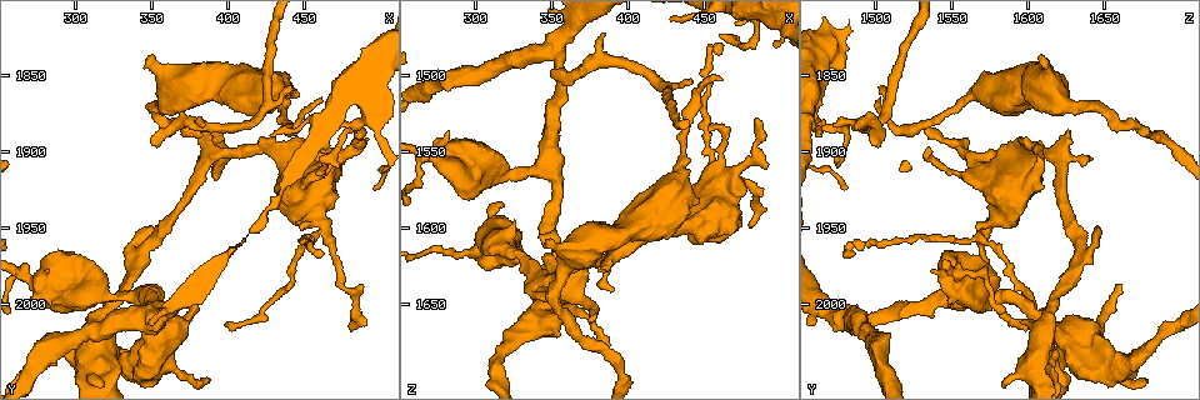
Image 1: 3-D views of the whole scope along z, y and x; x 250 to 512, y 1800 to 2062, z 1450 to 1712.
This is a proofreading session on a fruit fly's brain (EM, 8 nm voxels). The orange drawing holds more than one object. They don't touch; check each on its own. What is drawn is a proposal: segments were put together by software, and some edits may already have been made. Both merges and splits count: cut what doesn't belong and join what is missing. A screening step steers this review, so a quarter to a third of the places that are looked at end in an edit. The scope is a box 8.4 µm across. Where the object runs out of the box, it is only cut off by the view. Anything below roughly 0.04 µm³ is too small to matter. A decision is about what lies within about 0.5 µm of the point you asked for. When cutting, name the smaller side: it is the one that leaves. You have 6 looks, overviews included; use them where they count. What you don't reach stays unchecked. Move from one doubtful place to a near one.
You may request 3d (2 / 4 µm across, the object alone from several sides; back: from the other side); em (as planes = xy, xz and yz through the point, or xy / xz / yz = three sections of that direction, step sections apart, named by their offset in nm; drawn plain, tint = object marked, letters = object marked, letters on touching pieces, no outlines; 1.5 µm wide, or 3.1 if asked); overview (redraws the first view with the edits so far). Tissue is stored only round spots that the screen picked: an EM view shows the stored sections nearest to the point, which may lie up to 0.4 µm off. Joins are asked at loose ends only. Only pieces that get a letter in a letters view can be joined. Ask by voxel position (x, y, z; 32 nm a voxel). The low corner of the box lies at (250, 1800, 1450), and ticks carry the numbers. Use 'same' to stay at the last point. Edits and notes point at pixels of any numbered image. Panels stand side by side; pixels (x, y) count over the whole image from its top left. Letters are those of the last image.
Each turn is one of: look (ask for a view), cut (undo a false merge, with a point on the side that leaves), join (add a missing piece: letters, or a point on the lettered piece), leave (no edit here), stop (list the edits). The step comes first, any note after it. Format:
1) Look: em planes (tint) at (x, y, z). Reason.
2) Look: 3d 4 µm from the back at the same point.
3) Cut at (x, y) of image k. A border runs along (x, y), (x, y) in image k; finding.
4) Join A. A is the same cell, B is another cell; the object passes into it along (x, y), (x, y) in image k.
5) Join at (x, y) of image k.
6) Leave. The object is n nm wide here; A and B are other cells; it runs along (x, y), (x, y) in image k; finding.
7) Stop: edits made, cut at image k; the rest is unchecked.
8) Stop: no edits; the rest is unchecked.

Look: em xz step 4 (tint) at (352, 1836, 1608). Free end.

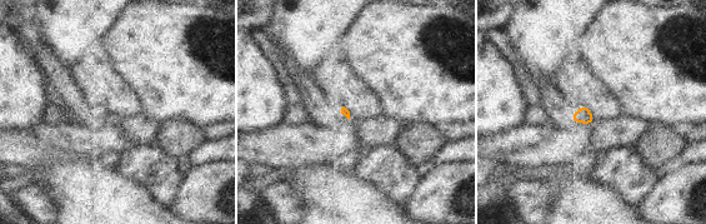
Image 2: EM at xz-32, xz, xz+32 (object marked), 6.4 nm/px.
Look: em planes (tint) at the same point.

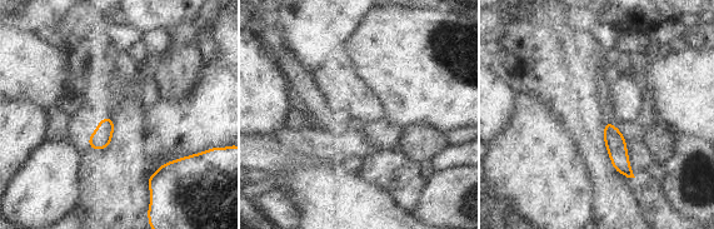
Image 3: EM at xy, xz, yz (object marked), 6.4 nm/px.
Look: em planes (letters) at the same point. What lies round it.

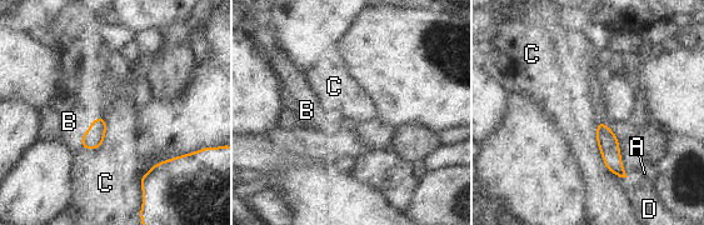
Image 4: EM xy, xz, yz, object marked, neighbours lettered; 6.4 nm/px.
Join B. The longest contact is with C, 420 nm; B is the same cell, A, C and D are other cells; the neuron continues.

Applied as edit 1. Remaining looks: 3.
Look: 3d 2 µm at (382, 1884, 1626). Free end.

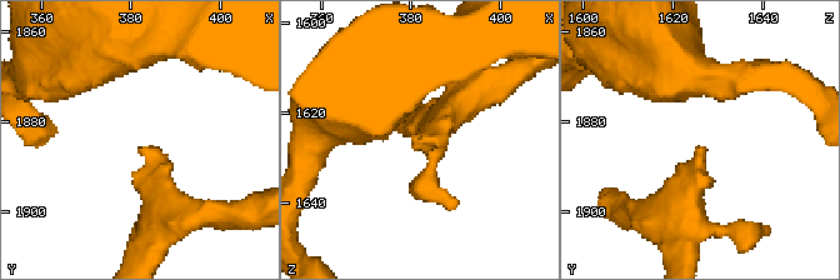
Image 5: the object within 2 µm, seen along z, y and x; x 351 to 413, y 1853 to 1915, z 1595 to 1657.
Look: em planes (letters) at (381, 1886, 1626). Need the tissue.

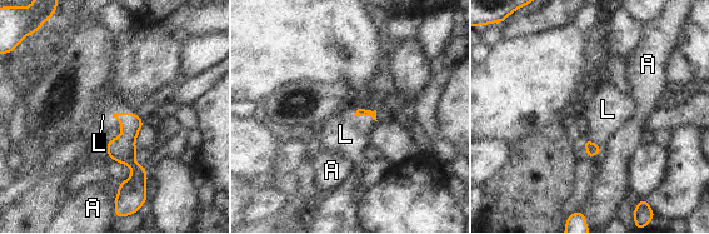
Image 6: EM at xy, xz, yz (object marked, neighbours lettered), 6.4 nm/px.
Join L. The longest contact is with L, 260 nm; L is the same cell, A is another cell; the object passes into it along (121, 149), (119, 122), (103, 115) in image 6; the neuron continues.

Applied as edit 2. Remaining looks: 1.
Stop: edits made, join at image 4, join at image 6; the rest is unchecked.

